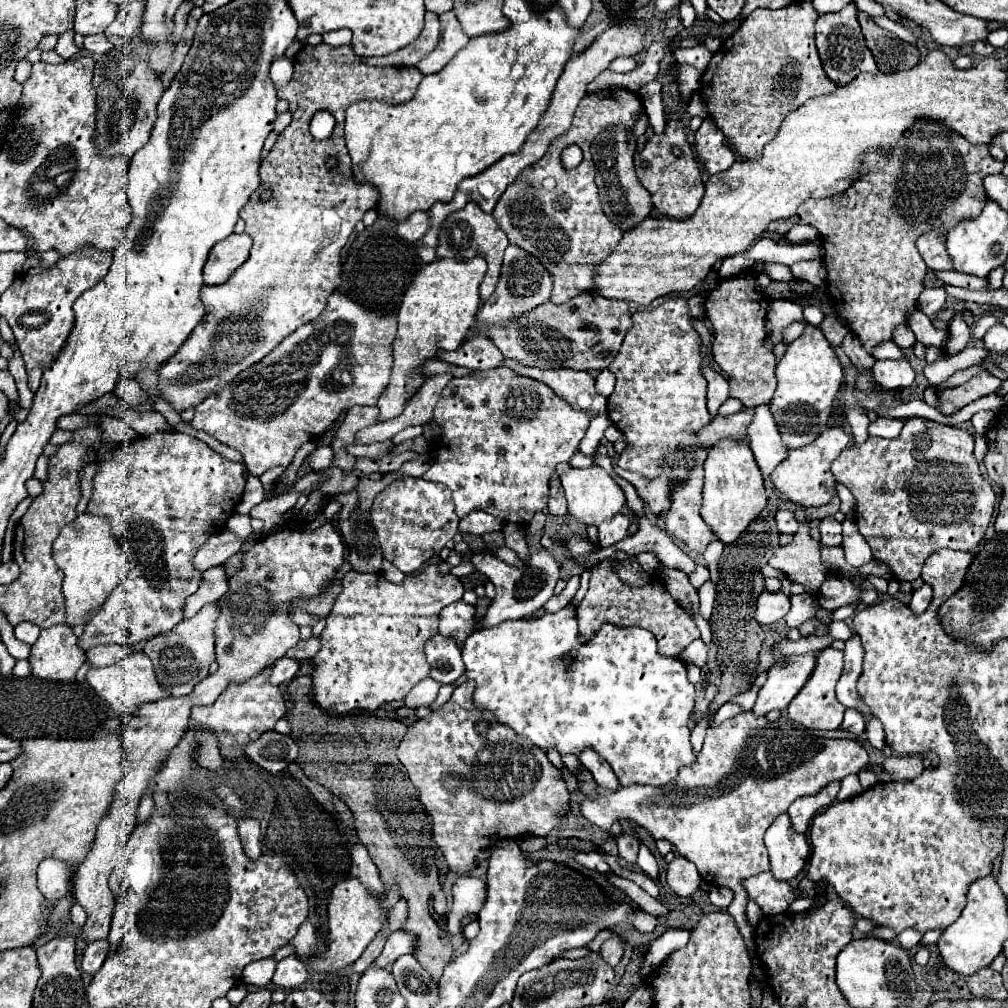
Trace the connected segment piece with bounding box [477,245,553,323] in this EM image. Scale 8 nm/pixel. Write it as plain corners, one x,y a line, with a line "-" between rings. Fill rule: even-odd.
509,245
505,249
505,259
501,265
501,279
497,283
497,289
493,297
481,305
477,319
493,323
493,321
505,321
509,317
519,317
521,313
527,313
529,309
545,303
551,297
551,287
553,287
553,281
547,269
527,251
515,245

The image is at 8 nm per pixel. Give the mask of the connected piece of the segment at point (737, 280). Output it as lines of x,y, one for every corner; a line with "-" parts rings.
747,269
737,277
723,279
707,297
707,317
715,327
711,353
715,363
727,373
731,385
731,397
743,401
745,407
771,403
777,379
775,379
775,355
765,347
767,339
767,299
755,287
757,271

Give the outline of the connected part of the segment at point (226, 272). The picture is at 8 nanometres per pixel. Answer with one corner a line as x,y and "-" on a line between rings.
233,233
225,241
217,243
211,249
203,269
205,285
217,285
221,281
227,281
229,275
247,261
249,251
251,251
251,237
247,233
241,235

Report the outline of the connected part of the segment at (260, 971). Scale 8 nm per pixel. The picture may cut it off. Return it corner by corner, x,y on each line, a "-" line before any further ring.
265,959
265,961
255,961
255,963
249,963
245,973
243,973
243,981
249,983
249,985
259,985
259,987
265,987
271,983
271,977
275,973
275,967
277,967
277,961
275,959

